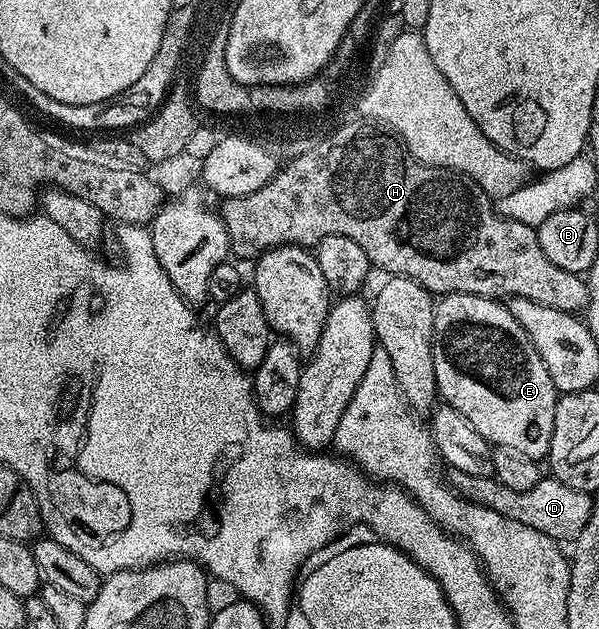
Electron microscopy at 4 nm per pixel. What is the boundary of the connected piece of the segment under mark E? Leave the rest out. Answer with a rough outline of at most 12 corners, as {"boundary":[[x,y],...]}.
{"boundary":[[506,302],[435,304],[438,398],[542,460],[557,392]]}

